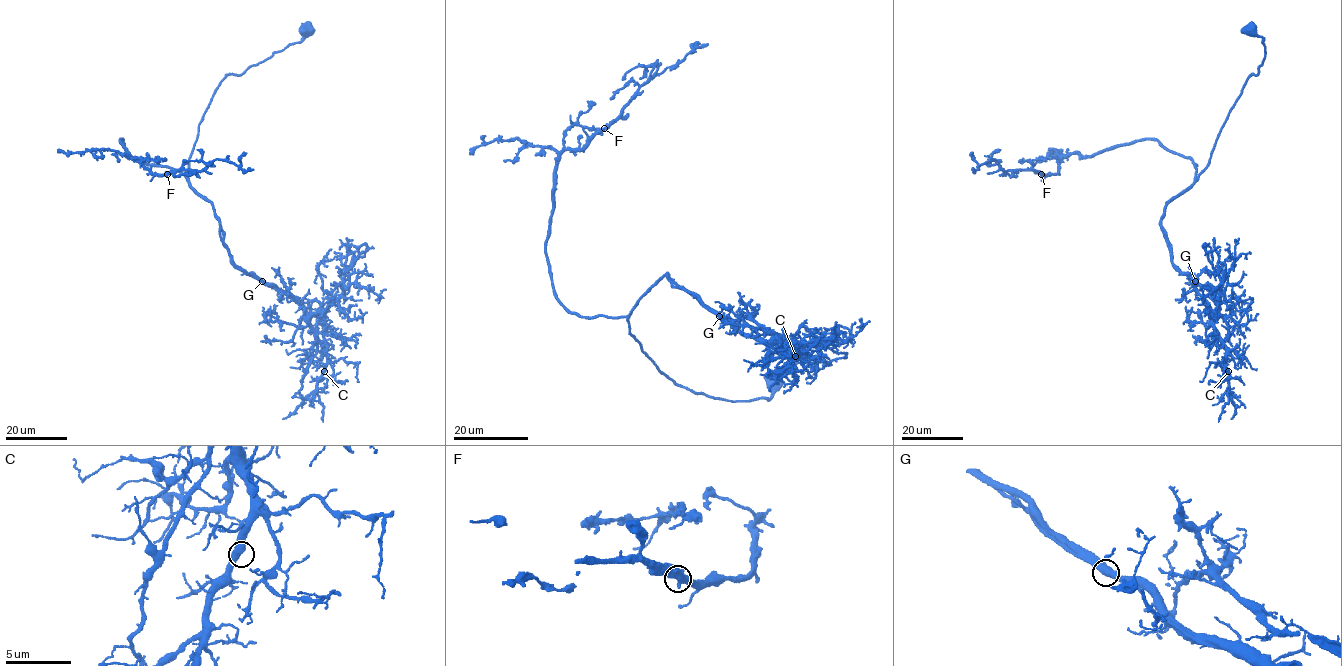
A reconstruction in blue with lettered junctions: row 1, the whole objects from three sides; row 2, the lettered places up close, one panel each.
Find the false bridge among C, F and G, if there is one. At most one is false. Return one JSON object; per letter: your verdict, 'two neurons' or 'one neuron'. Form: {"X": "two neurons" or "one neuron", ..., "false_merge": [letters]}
{"C": "one neuron", "F": "one neuron", "G": "one neuron", "false_merge": []}

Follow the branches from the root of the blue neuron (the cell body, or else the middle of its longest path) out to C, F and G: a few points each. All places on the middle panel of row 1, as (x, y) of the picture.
C: (774, 382), (769, 398), (742, 401), (677, 385), (628, 317), (668, 275), (795, 356)
F: (774, 382), (769, 398), (696, 394), (627, 317), (558, 299), (555, 161), (604, 128)
G: (774, 382), (769, 398), (696, 394), (656, 366), (628, 321), (665, 275), (720, 317)

